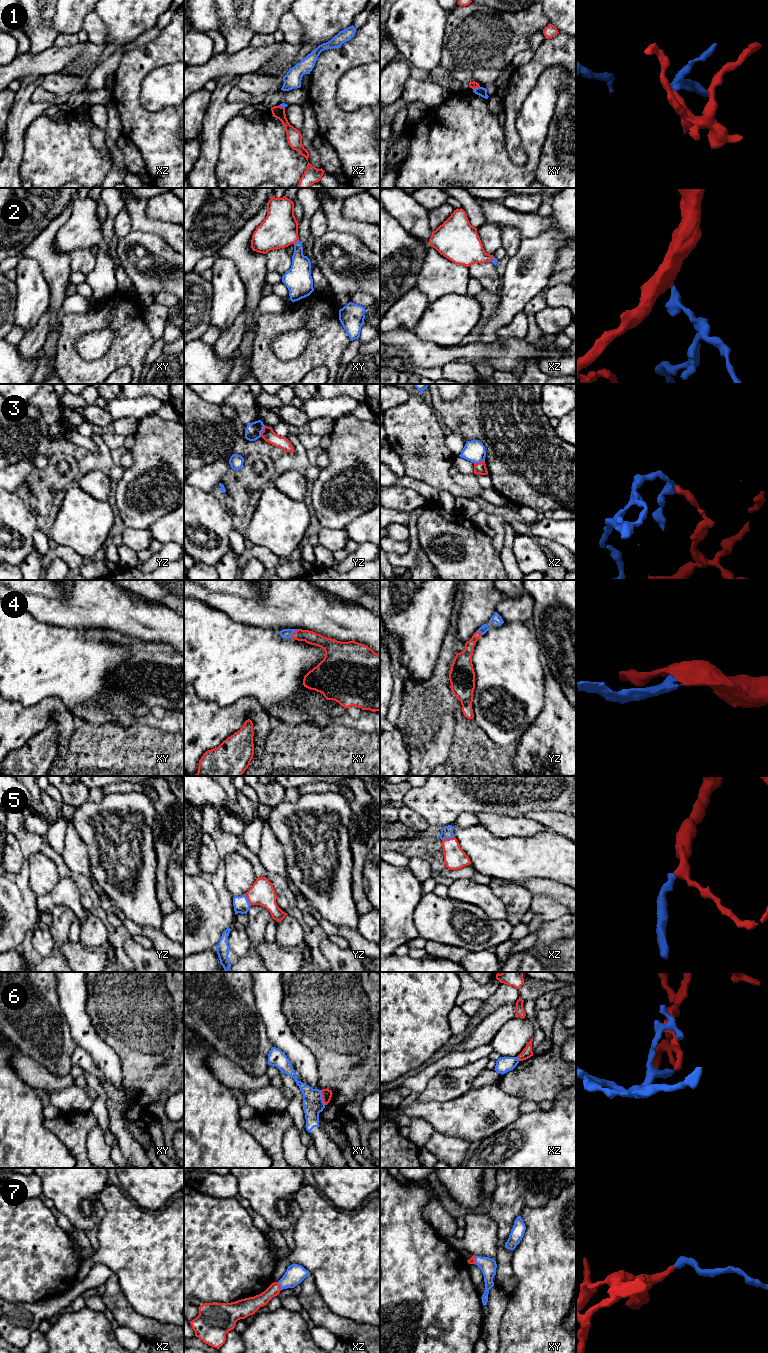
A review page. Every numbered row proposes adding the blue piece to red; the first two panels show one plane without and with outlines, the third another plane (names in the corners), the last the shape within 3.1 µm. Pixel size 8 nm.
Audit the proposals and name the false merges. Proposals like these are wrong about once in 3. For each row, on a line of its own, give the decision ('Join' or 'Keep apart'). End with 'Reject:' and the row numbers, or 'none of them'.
1: Keep apart
2: Join
3: Keep apart
4: Join
5: Join
6: Keep apart
7: Join
Reject: 1, 3, 6

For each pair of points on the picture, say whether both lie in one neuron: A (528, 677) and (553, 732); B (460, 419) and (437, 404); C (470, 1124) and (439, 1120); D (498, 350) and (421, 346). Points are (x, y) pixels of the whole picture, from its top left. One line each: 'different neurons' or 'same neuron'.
A: different neurons
B: same neuron
C: same neuron
D: same neuron

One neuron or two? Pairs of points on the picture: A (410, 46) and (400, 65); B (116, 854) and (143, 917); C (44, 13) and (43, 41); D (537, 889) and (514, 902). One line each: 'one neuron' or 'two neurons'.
A: two neurons
B: one neuron
C: one neuron
D: two neurons

